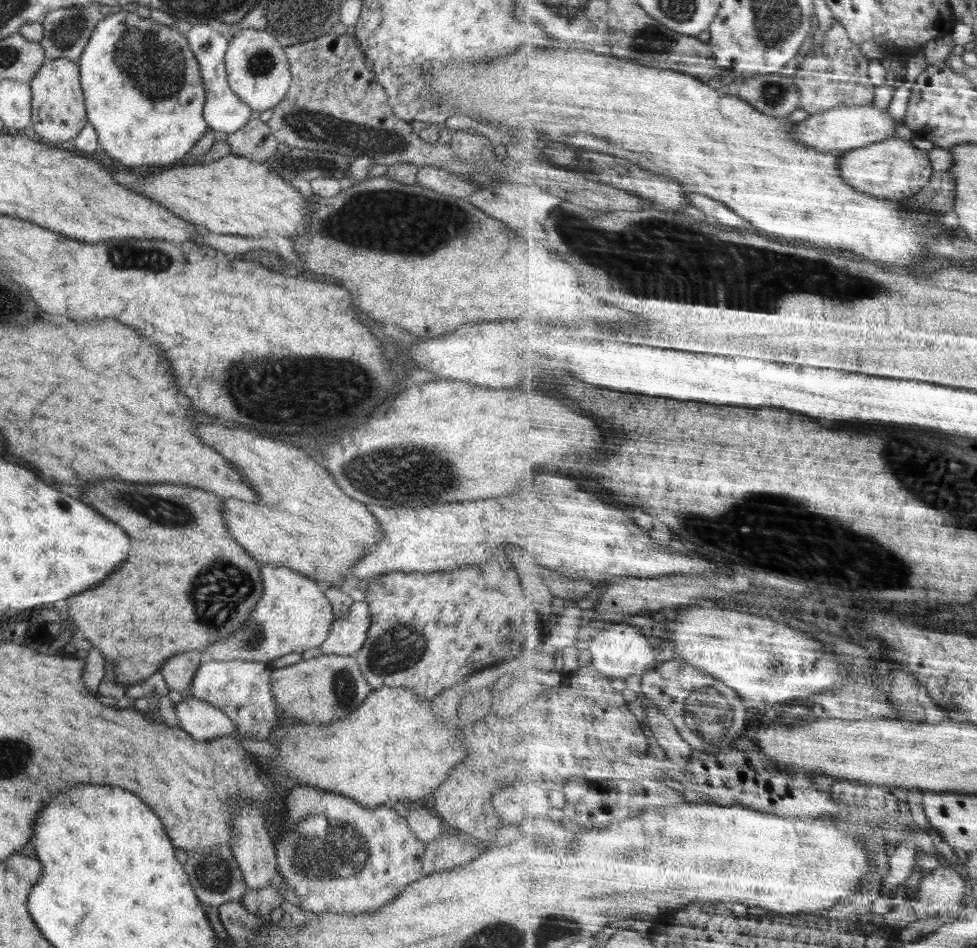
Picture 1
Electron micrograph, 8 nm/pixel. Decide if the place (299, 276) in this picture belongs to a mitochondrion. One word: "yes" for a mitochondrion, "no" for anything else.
no

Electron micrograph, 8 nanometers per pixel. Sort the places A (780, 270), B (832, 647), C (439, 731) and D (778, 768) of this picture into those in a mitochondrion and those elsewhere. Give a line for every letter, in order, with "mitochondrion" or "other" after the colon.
A: mitochondrion
B: other
C: other
D: other

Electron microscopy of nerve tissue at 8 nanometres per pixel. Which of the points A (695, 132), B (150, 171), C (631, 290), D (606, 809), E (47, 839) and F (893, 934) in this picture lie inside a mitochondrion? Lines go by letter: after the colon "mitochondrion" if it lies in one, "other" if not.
A: other
B: other
C: mitochondrion
D: other
E: other
F: other

